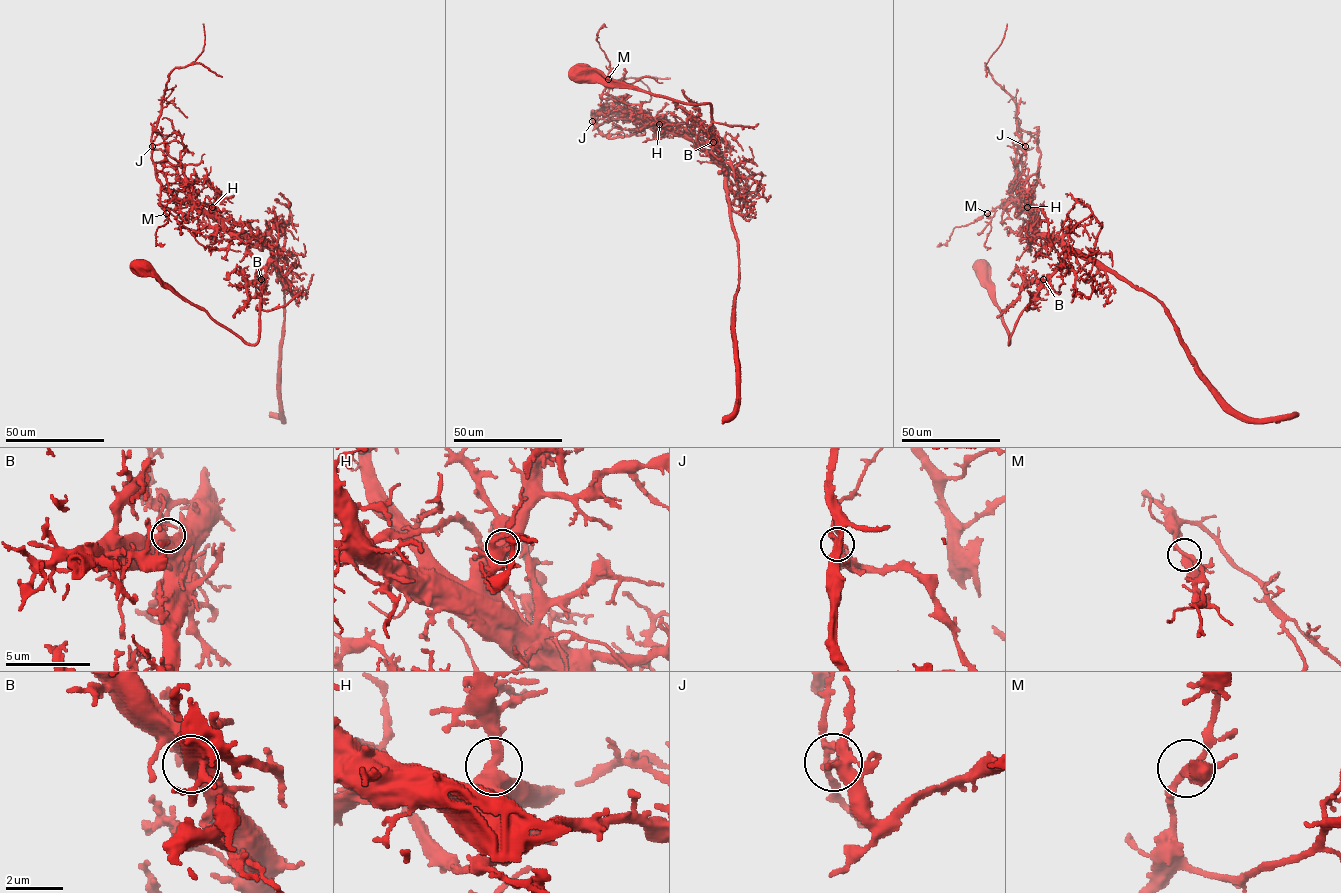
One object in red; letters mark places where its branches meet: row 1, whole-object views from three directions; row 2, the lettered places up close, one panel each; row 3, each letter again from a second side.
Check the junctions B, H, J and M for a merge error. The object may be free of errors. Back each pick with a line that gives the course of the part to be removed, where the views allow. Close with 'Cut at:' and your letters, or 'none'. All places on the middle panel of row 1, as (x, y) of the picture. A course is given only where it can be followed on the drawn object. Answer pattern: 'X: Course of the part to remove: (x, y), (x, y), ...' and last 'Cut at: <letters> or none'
J: Course of the part to remove: (592, 121), (592, 111), (606, 115), (623, 111), (648, 121), (656, 131), (667, 127), (643, 115)
Cut at: J

